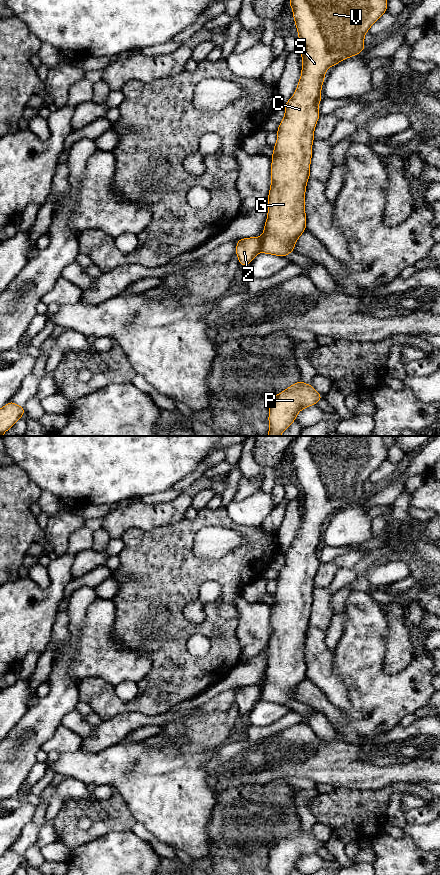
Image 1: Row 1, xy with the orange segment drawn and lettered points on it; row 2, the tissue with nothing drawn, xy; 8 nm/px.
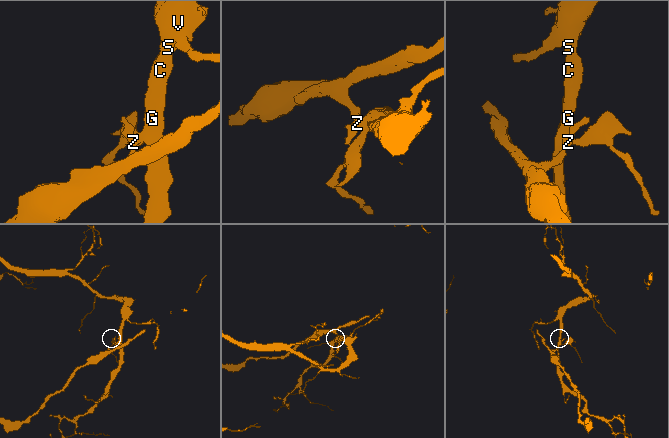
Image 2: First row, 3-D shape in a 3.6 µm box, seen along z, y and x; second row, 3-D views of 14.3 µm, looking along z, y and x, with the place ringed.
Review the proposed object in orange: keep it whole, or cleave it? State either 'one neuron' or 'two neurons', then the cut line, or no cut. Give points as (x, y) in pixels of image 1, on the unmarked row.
two neurons; cut xy (261, 685), (261, 697), (259, 699)

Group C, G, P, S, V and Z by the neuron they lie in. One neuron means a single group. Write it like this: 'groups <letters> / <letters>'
groups C G P S V / Z

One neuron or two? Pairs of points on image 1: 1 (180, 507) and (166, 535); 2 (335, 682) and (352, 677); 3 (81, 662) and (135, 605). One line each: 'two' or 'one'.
1: two
2: two
3: two

